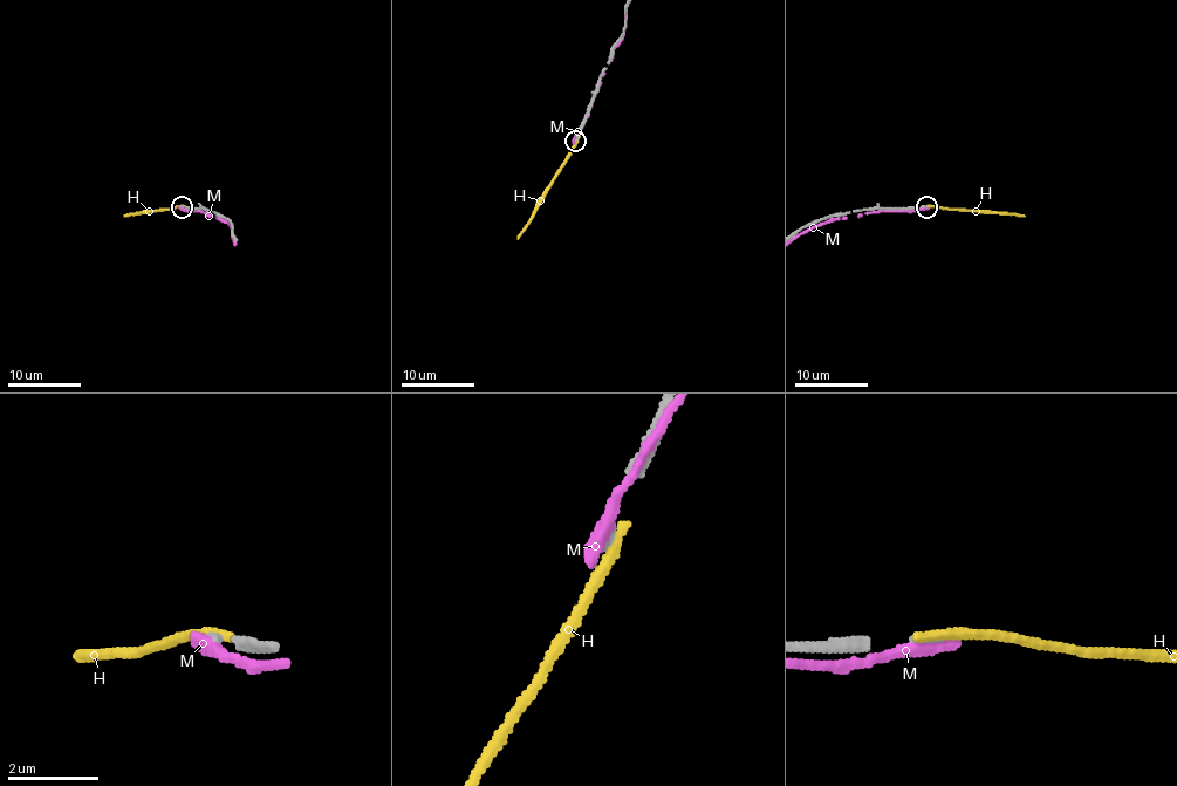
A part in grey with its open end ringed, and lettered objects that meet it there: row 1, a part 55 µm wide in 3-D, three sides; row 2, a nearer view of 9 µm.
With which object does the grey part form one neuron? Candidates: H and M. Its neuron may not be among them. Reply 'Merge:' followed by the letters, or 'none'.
Merge: none

